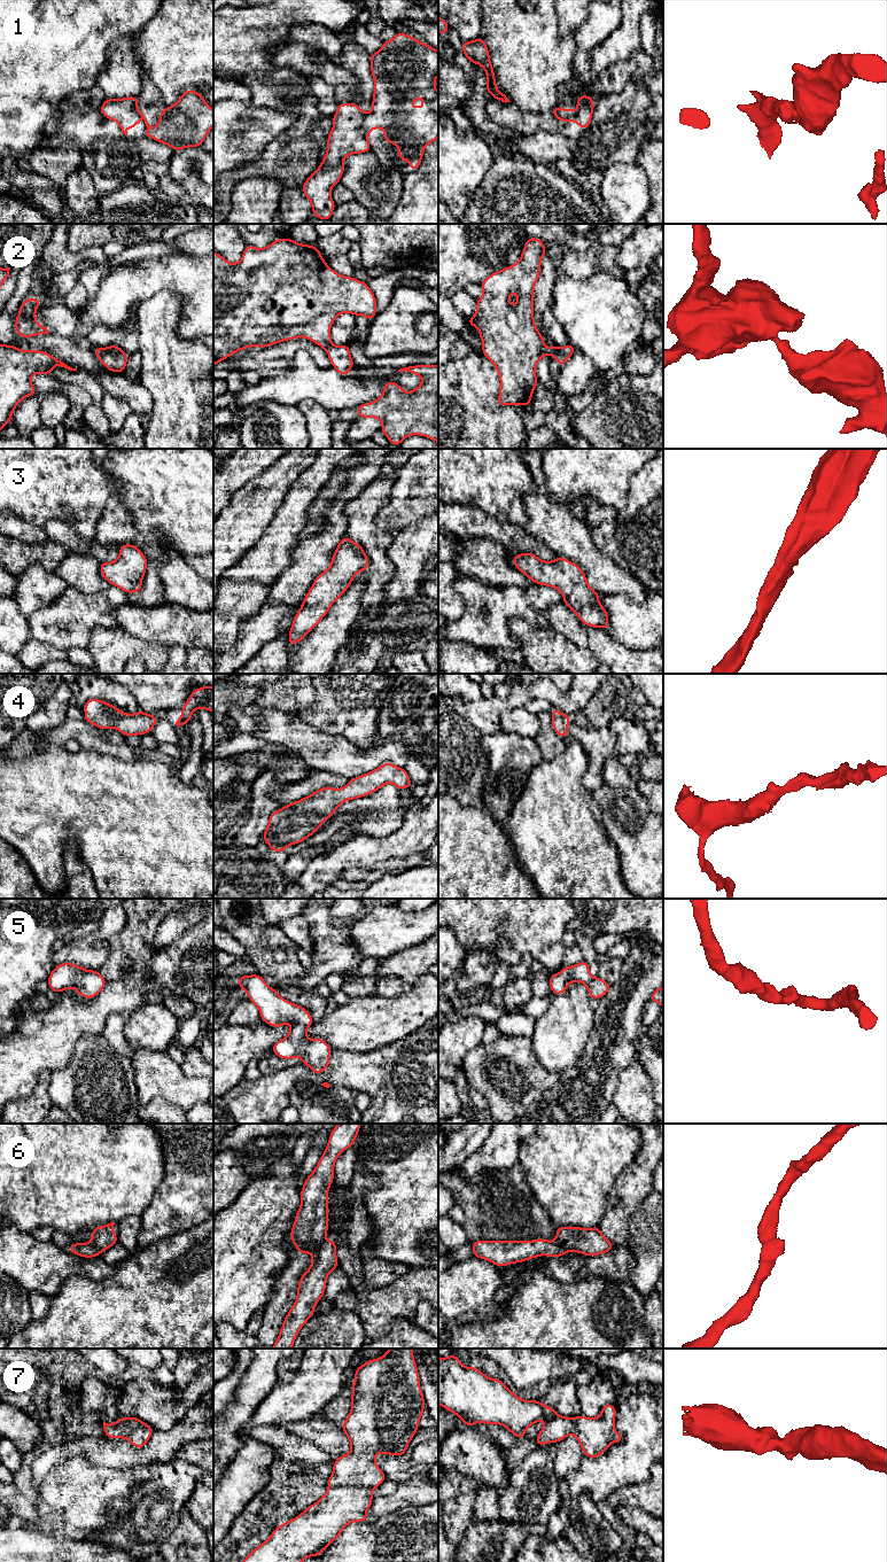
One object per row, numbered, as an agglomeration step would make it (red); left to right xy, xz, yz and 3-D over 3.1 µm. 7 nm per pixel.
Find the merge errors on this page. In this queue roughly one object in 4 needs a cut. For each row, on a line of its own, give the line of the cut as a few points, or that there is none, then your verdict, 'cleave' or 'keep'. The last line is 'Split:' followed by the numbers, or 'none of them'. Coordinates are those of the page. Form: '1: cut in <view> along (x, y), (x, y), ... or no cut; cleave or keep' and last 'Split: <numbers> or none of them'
1: cut in xz along (364, 114), (364, 136), (367, 140); cleave
2: cut in yz along (560, 348), (559, 356), (555, 359); cleave
3: no cut; keep
4: no cut; keep
5: no cut; keep
6: cut in xz along (324, 1240), (311, 1253); cleave
7: no cut; keep
Split: 1, 2, 6

